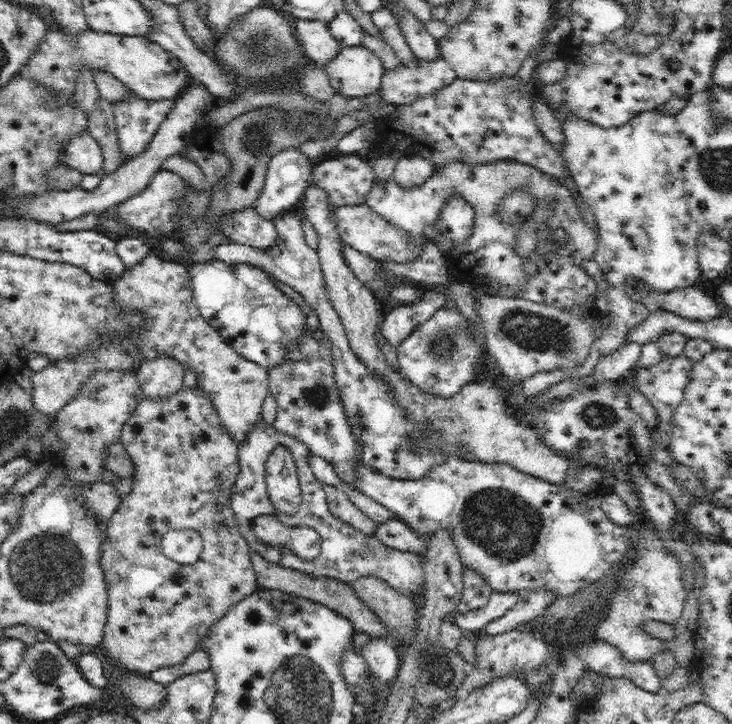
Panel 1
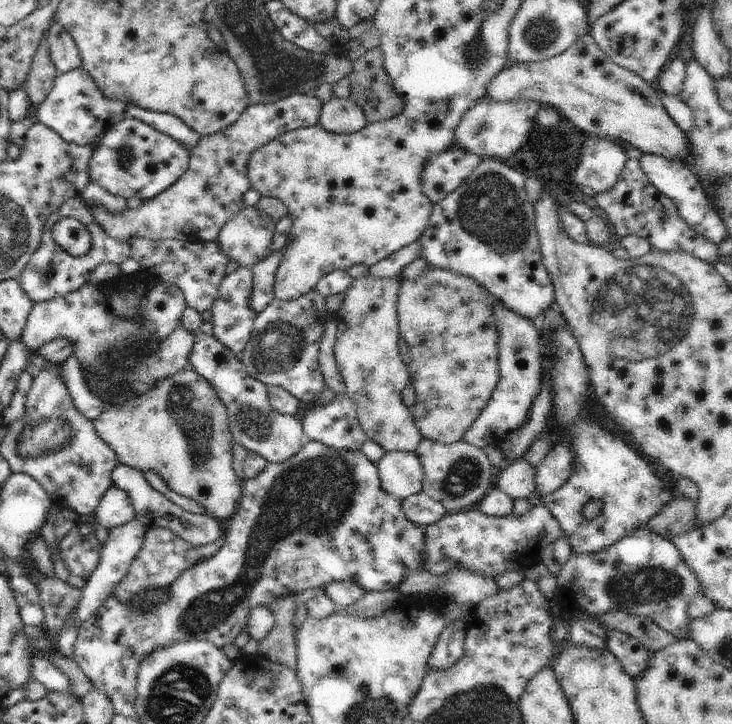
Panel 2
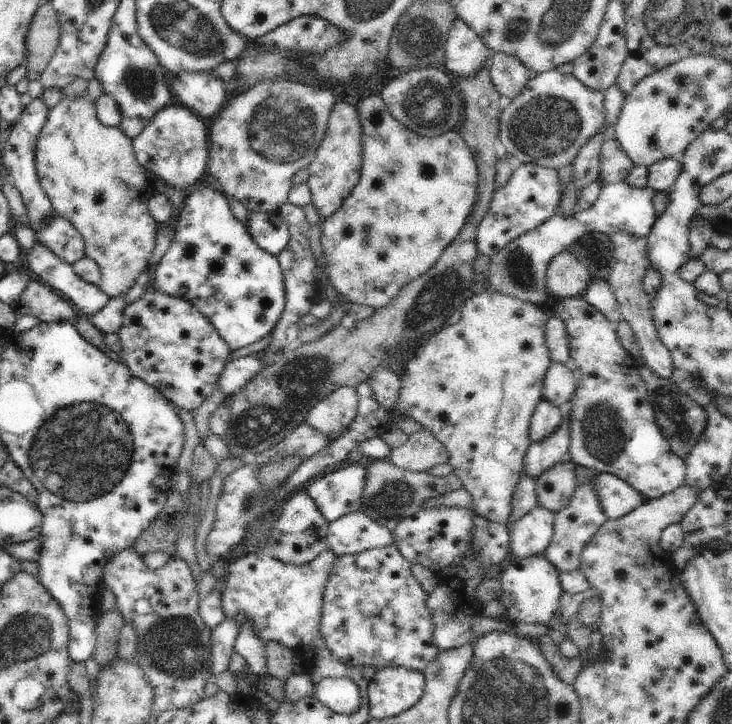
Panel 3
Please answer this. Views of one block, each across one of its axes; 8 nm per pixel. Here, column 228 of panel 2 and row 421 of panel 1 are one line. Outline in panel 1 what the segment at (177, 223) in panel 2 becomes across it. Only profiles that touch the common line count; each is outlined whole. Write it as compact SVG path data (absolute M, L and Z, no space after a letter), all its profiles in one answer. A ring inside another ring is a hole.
M196 386L196 388L183 387L176 394L168 398L148 398L144 397L135 408L132 416L128 419L127 424L122 427L122 436L120 441L126 446L126 451L130 459L134 462L134 474L132 478L132 492L122 500L115 513L111 516L105 528L105 541L102 545L102 571L104 571L107 595L107 621L104 627L103 640L101 646L110 654L112 662L116 668L123 668L124 671L134 674L149 676L153 670L158 670L162 666L178 666L188 658L188 654L198 649L202 638L208 634L210 626L220 620L236 602L244 600L246 596L259 589L256 580L256 573L253 568L252 554L247 540L240 534L237 527L234 512L230 506L230 494L236 484L236 477L240 472L239 445L232 439L232 435L222 427L218 413L212 401L208 398L205 390ZM176 529L196 530L202 539L203 548L200 558L195 564L178 564L168 559L162 551L162 538L168 530Z

